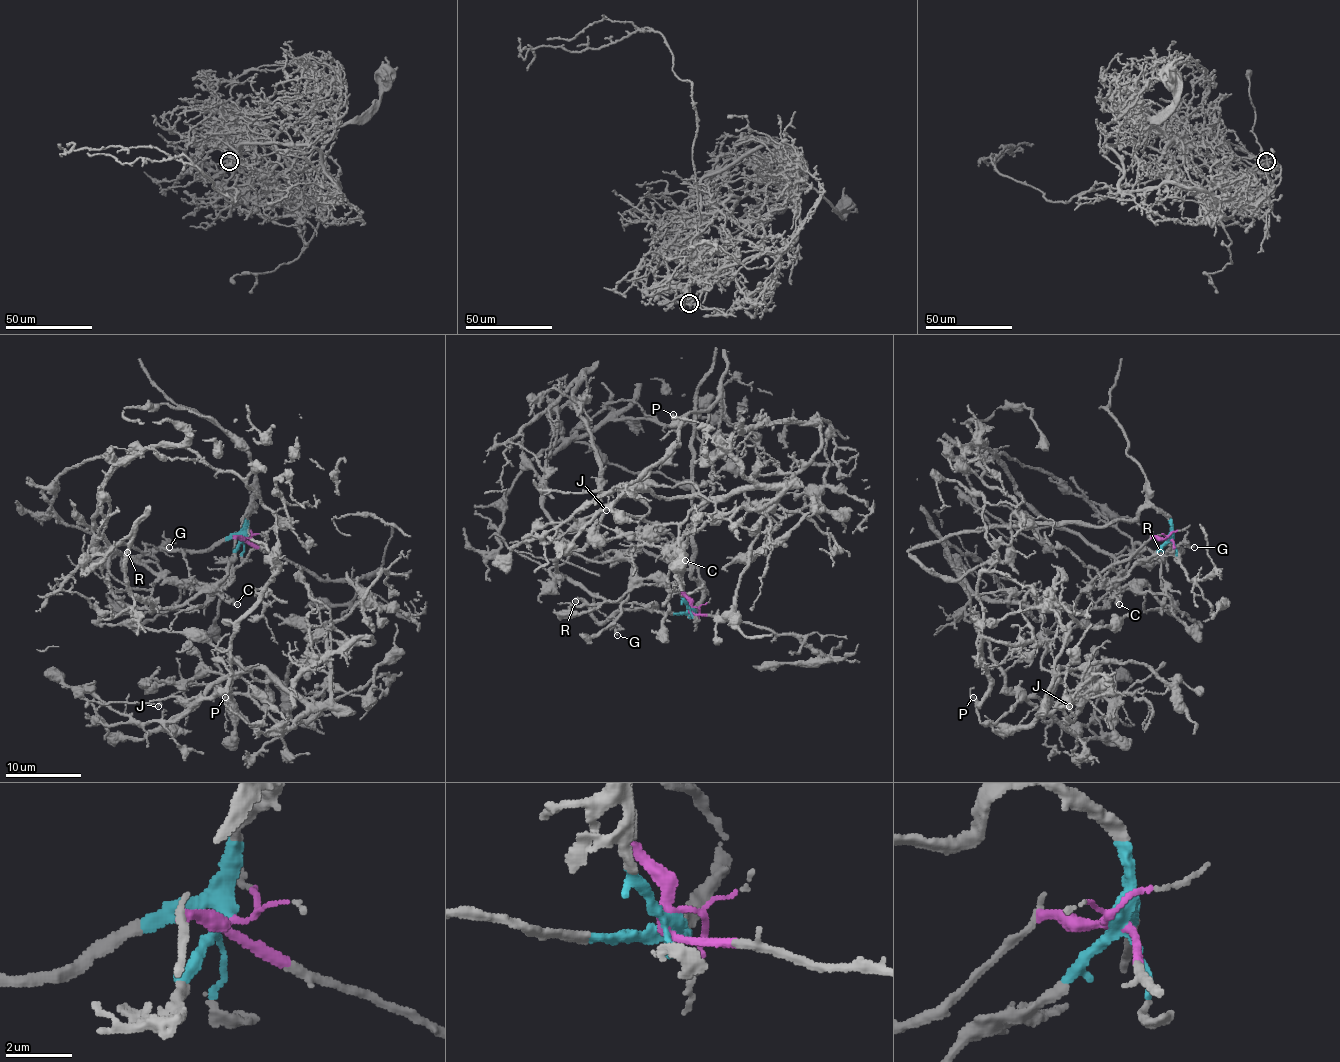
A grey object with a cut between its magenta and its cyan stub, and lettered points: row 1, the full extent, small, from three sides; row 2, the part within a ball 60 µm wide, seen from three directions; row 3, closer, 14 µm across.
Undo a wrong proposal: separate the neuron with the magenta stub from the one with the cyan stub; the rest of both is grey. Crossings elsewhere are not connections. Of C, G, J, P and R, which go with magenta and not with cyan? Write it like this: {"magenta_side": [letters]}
{"magenta_side": ["J", "P"]}

